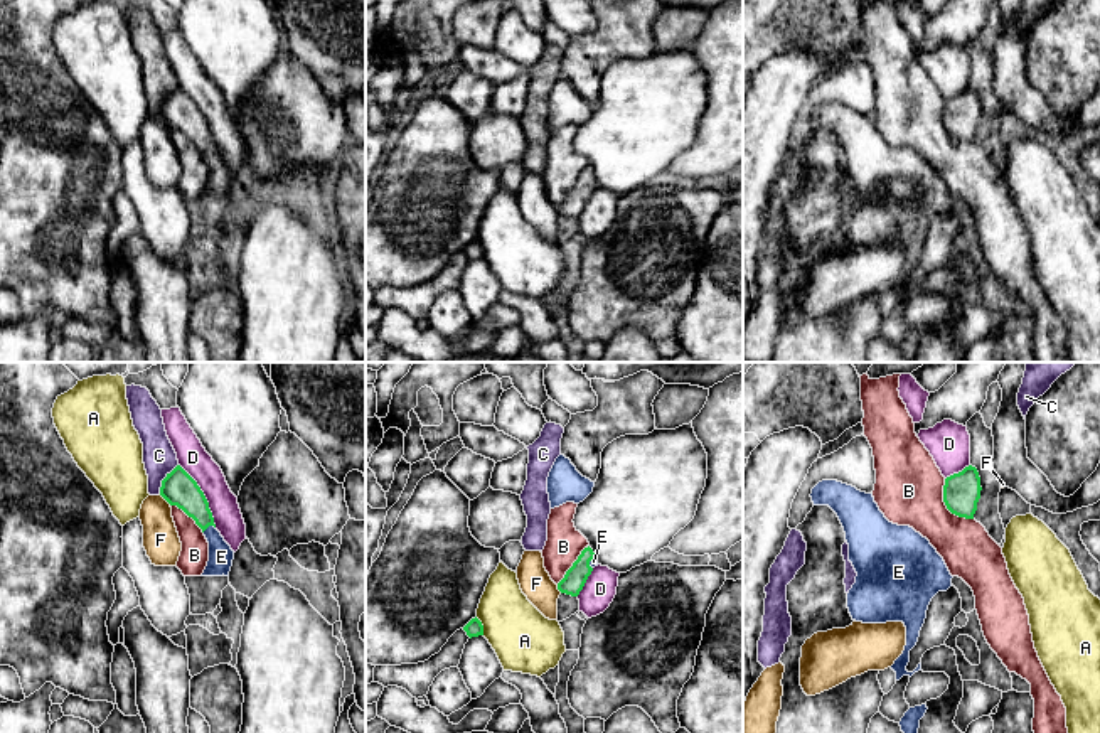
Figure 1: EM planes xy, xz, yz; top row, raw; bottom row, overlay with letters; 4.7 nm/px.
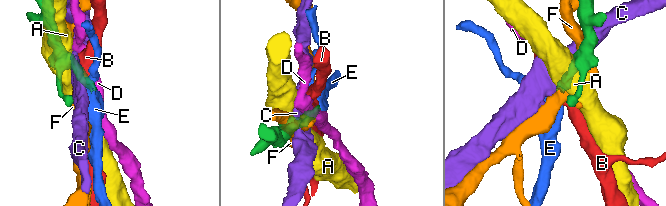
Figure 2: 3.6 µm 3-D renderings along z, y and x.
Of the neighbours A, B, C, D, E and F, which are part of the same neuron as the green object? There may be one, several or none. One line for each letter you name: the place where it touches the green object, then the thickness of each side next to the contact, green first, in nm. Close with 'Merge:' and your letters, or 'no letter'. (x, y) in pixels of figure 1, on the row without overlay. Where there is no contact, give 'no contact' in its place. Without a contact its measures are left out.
E: contact xy (208, 149); calibres 160 and 120 nm
Merge: E

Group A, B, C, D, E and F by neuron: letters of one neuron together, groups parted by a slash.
A D / B / C / E / F

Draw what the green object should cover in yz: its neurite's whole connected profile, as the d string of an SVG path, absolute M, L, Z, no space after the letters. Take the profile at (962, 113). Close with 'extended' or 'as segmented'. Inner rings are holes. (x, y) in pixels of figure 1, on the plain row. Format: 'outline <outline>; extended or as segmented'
outline M969 88L962 94L945 101L943 125L952 136L974 142L980 113L979 94L975 89Z; as segmented

